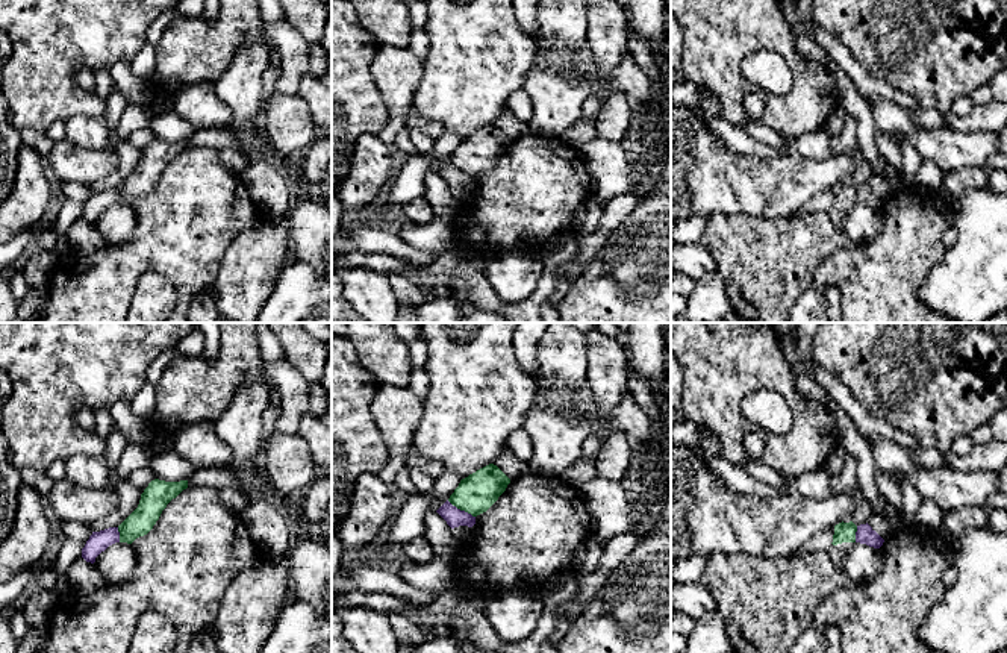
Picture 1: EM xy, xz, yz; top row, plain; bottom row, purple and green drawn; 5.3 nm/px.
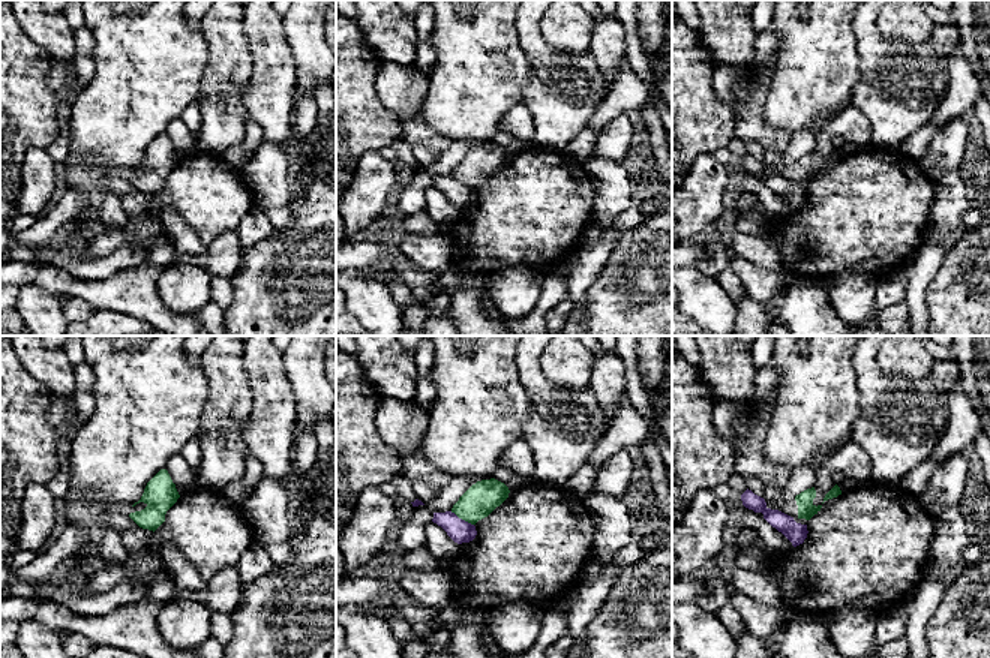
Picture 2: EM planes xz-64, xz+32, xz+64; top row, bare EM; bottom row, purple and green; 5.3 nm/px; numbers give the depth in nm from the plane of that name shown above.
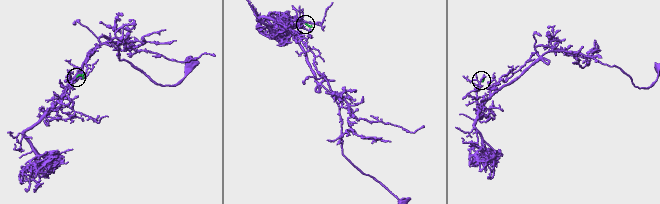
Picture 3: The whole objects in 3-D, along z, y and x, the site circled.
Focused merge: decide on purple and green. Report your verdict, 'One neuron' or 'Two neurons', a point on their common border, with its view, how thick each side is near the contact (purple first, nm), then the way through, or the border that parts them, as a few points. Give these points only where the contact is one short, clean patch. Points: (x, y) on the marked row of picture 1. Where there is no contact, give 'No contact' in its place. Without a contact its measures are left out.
Two neurons. Touches purple at xz (459, 509). Thickness 100 nm (purple) against 200 nm. Boundary: xz (447, 500), (474, 517)

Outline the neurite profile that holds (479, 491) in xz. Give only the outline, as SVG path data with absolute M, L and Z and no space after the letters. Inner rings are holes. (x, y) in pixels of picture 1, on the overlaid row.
M489 464L462 479L448 501L457 509L477 517L498 500L509 483L510 479L497 465Z

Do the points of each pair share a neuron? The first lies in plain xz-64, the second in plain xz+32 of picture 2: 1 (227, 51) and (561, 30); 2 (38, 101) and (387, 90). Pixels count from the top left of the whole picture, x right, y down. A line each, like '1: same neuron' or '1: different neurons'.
1: same neuron
2: different neurons

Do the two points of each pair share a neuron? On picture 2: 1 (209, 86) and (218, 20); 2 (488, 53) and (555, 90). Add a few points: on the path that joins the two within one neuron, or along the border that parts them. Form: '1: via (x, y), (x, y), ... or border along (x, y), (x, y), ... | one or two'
1: via (218, 69), (218, 36) | one
2: border along (521, 42), (531, 69), (522, 102) | two

